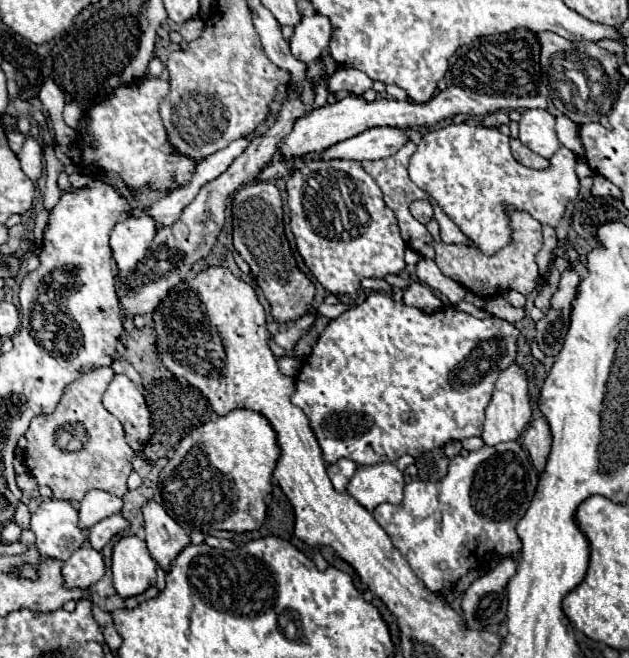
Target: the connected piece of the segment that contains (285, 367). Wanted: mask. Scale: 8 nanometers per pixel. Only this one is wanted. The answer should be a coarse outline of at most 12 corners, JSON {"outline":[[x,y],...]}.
{"outline":[[291,355],[277,359],[279,371],[295,377],[301,369],[301,361]]}

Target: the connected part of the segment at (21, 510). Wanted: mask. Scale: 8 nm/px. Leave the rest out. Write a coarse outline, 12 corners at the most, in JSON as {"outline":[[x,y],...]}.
{"outline":[[21,503],[15,513],[15,523],[21,529],[29,529],[27,505]]}

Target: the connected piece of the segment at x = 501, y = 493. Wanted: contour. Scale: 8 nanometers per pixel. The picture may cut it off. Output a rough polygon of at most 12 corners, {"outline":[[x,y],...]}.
{"outline":[[517,441],[453,457],[373,517],[427,591],[521,551]]}

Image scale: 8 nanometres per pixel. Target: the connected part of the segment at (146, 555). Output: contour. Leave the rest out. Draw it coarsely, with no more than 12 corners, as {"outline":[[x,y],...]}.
{"outline":[[121,537],[111,553],[119,597],[155,583],[155,559],[143,539]]}

